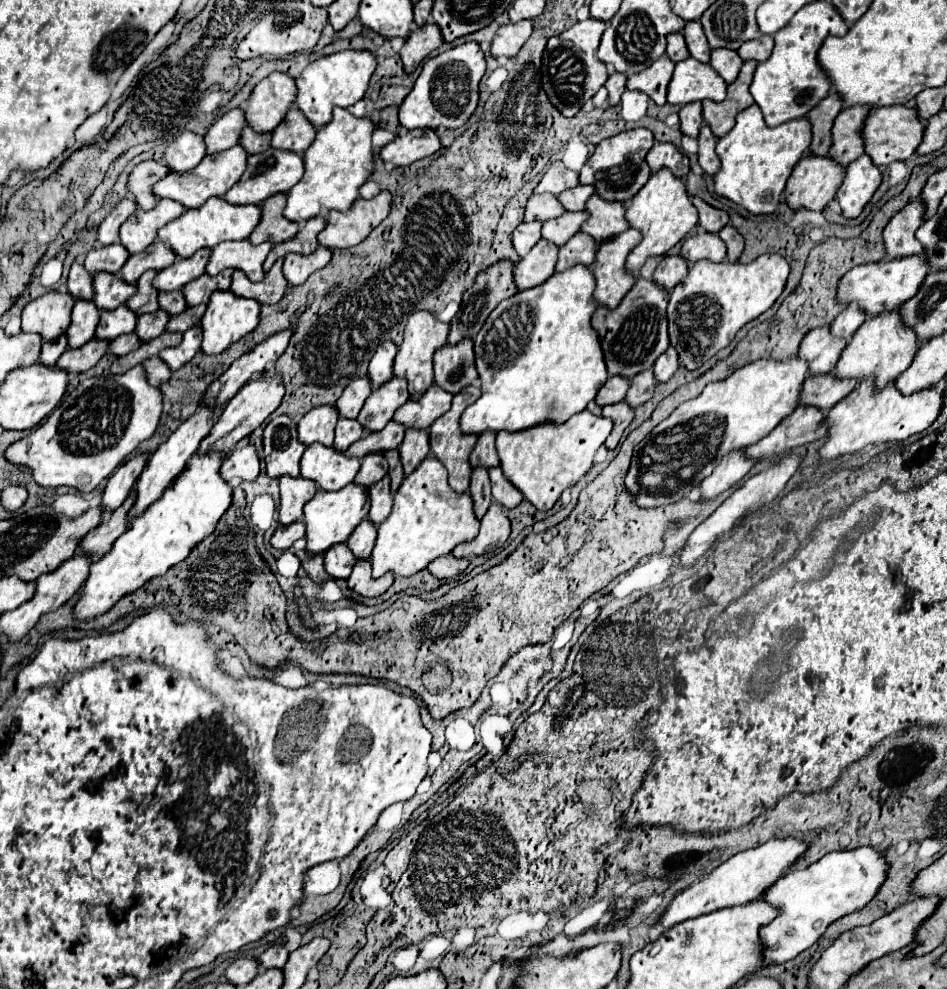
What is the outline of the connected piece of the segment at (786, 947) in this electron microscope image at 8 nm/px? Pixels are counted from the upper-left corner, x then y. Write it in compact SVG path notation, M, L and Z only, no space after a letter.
M868 846L830 852L808 868L792 870L788 876L780 878L764 894L770 904L782 908L782 914L762 928L760 938L764 940L764 962L780 964L796 958L796 954L810 948L832 922L864 908L888 878L888 868L890 864L884 854Z

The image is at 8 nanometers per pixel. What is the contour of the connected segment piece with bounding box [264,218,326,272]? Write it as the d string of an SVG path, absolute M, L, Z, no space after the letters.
M312 218L312 220L308 220L308 222L300 228L300 232L298 232L292 240L288 240L288 242L284 242L284 244L276 244L276 246L272 248L272 252L268 254L266 262L264 262L264 272L268 272L278 258L284 258L284 256L290 254L290 252L294 252L294 254L304 254L304 256L310 254L310 252L314 252L314 250L318 248L316 236L318 236L318 232L324 228L324 224L326 224L324 218Z

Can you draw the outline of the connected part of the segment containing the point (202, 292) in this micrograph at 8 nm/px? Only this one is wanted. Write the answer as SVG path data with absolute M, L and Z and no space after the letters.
M204 276L198 280L188 282L184 288L184 298L186 298L186 306L198 306L198 304L206 304L210 298L210 290L206 290L204 286Z

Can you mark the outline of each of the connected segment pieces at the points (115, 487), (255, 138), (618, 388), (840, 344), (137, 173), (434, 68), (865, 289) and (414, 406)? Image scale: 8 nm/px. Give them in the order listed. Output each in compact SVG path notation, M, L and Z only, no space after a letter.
M136 454L132 458L128 458L110 478L108 484L104 488L104 496L102 496L102 508L104 510L116 510L130 494L134 482L138 480L140 472L144 470L148 462L148 454Z
M244 128L238 144L246 150L246 154L260 154L260 152L268 150L268 146L270 146L268 140L270 140L270 134L258 136L256 132L252 132L252 128Z
M612 376L596 394L594 402L598 406L608 406L608 404L616 404L616 402L622 402L626 392L628 392L628 380L620 380L620 376Z
M830 324L810 330L802 344L798 356L810 364L810 374L824 374L836 368L836 362L846 348L848 340L838 338L830 332Z
M148 160L148 162L140 162L138 166L134 166L134 170L128 176L128 190L134 194L134 200L138 204L140 210L152 210L156 206L156 198L152 196L150 188L156 180L164 178L168 174L168 168L164 168L164 164Z
M466 42L452 50L442 52L436 58L426 60L422 72L412 88L412 92L404 98L398 108L400 126L406 130L414 128L460 128L468 122L478 104L478 82L484 76L486 62L480 46L476 42Z
M924 254L918 256L906 256L906 258L894 258L894 260L880 260L872 264L862 264L852 268L844 280L840 280L838 286L838 300L850 302L862 308L866 314L880 314L892 308L898 308L900 304L908 302L924 282L926 274L930 272L930 266L926 262Z
M436 384L420 396L420 400L408 400L404 408L398 408L394 414L394 422L406 426L406 428L418 428L426 430L430 424L448 412L452 394L444 392L442 388L436 388Z

